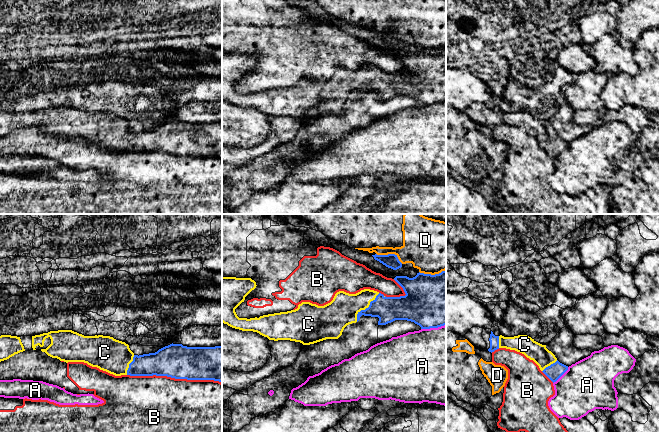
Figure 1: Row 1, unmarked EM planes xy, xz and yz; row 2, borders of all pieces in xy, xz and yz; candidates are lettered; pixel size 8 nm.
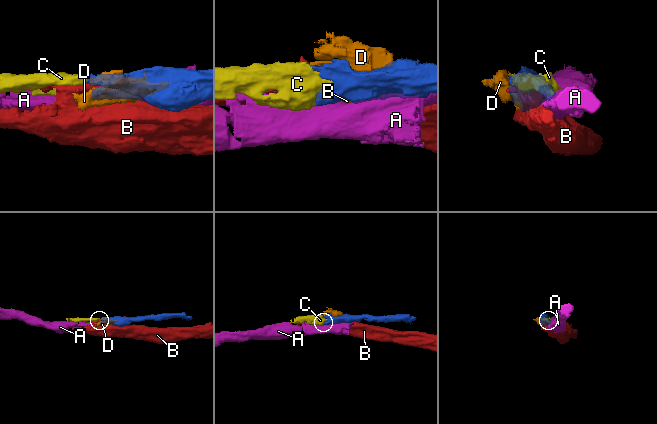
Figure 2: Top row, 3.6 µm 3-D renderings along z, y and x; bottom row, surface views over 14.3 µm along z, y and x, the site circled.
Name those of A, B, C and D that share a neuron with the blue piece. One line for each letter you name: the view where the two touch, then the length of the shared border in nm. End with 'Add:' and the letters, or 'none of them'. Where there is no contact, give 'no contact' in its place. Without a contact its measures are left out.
C: xz | 300 nm
Add: C

